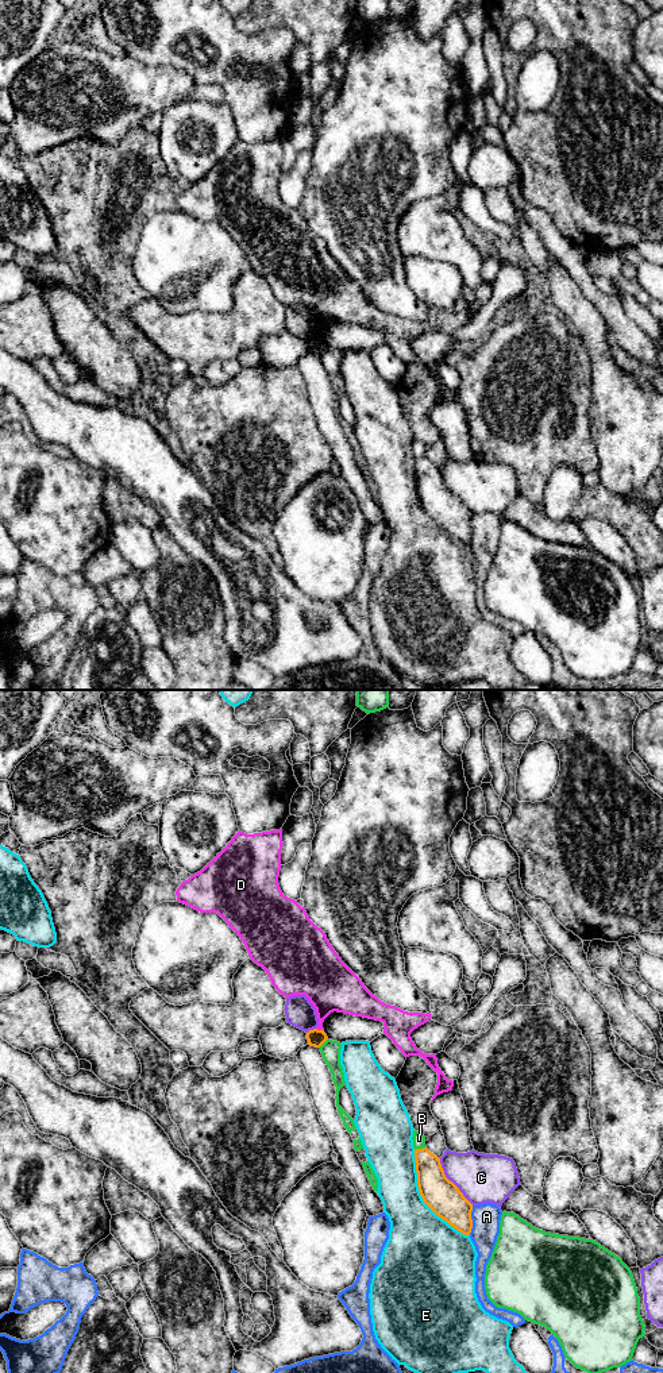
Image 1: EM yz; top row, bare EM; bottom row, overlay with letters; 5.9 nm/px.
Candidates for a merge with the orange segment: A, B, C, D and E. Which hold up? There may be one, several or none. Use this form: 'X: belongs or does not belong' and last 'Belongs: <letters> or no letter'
A: does not belong
B: does not belong
C: does not belong
D: does not belong
E: does not belong
Belongs: no letter

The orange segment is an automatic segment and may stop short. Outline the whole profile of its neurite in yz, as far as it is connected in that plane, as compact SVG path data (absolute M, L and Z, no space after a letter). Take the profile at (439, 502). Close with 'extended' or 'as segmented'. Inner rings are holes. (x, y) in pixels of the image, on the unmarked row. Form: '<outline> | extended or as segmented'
M427 456L415 458L417 494L424 512L450 535L465 544L473 537L473 513L450 490L437 467Z | as segmented

